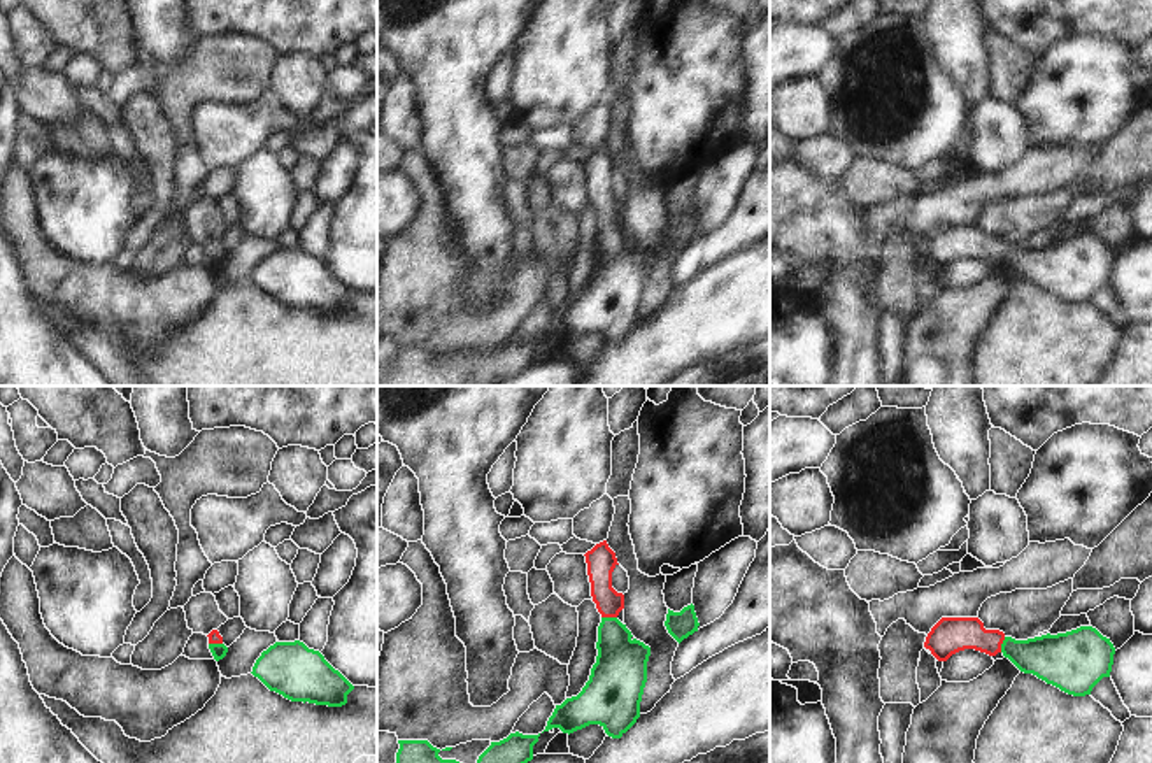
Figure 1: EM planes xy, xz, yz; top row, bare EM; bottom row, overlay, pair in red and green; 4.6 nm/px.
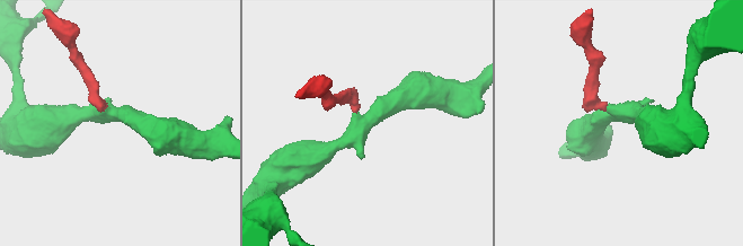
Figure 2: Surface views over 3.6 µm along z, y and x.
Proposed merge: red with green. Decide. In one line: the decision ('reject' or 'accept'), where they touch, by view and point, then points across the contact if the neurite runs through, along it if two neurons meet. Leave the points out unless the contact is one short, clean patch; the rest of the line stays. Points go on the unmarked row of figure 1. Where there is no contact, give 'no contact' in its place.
accept; meets red in xz at (609, 223); runs through xz (600, 171), (609, 223), (621, 272)

